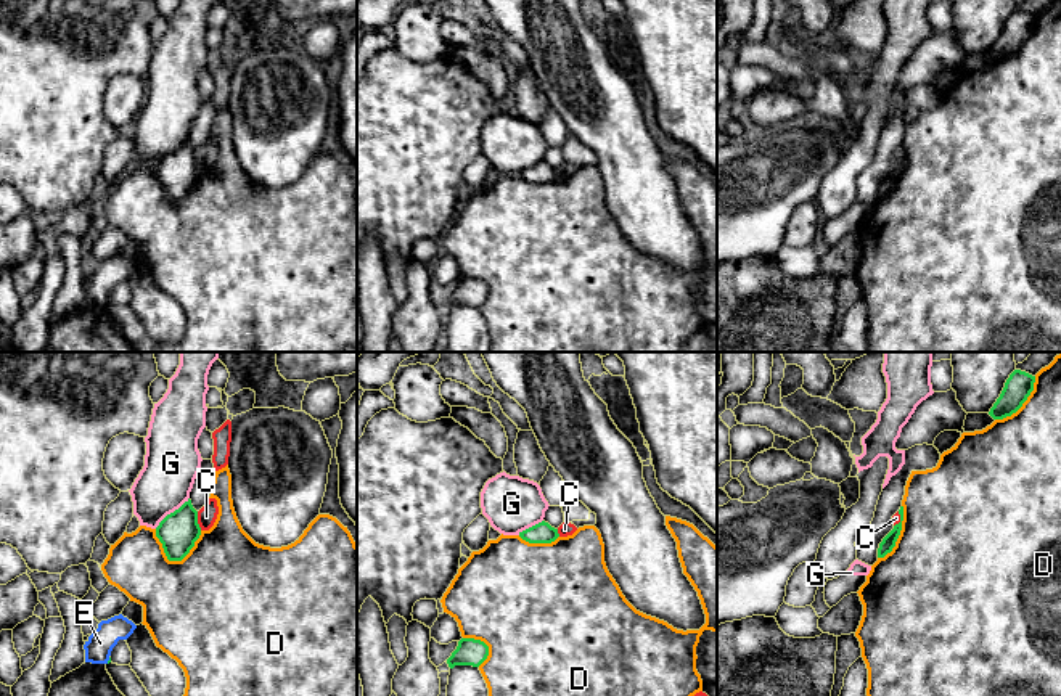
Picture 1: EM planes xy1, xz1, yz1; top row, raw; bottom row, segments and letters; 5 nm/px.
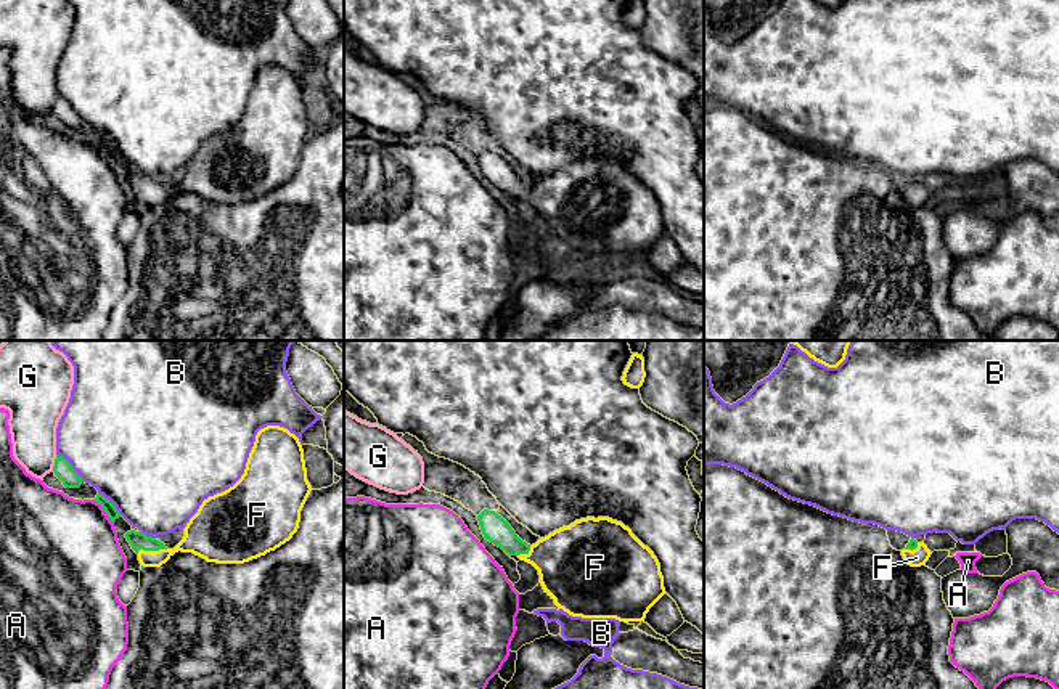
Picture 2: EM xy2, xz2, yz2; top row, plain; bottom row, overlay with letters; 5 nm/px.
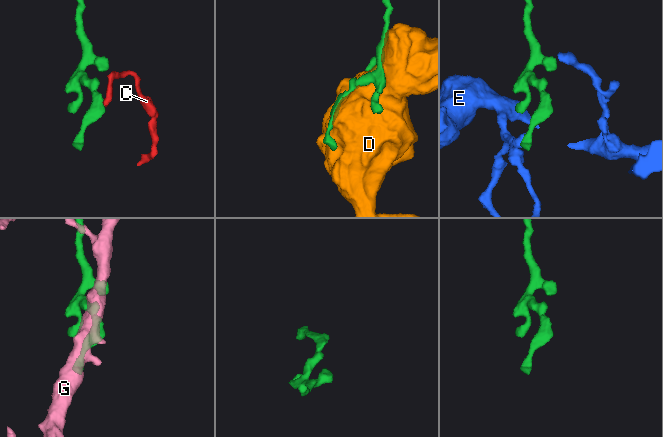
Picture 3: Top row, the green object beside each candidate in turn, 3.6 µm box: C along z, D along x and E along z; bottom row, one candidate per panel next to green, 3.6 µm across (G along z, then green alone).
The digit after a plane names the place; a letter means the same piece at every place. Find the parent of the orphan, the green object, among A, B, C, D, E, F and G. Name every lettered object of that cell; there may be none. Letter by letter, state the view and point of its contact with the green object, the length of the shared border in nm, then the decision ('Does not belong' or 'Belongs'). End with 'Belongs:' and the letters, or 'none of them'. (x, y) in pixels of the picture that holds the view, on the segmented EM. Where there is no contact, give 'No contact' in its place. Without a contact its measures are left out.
A: Touches green at xy2 (105, 511). Shared border 170 nm. Does not belong
B: Touches green at xy2 (71, 466). Shared border 190 nm. Does not belong
C: Touches green at xy1 (196, 521). Shared border 100 nm. Does not belong
D: Touches green at xy1 (177, 560). Shared border 240 nm. Does not belong
E: Touches green at xy1 (108, 661). Shared border 40 nm. Does not belong
F: Touches green at xy2 (151, 550). Shared border 150 nm. Belongs
G: Touches green at xy1 (171, 513). Shared border 240 nm. Does not belong
Belongs: F

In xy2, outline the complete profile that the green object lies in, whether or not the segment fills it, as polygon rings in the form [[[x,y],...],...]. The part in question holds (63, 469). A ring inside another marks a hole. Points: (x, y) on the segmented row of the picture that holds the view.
[[[56,455],[53,472],[66,488],[79,488],[82,485],[80,475],[72,469],[69,461],[59,455]]]

